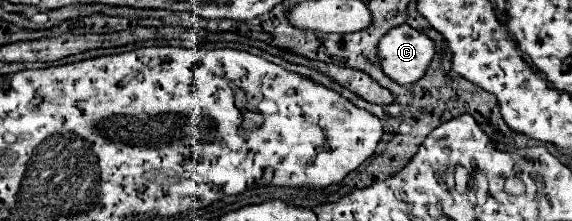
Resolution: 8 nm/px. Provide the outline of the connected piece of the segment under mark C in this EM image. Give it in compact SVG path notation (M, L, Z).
M408 25L390 29L388 35L378 41L380 67L398 85L418 81L426 73L434 53L434 43Z

